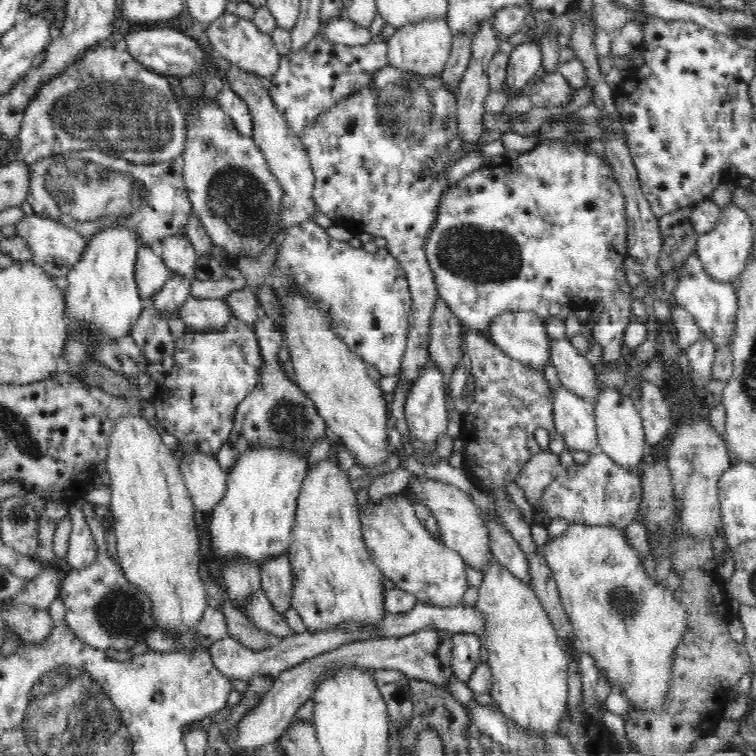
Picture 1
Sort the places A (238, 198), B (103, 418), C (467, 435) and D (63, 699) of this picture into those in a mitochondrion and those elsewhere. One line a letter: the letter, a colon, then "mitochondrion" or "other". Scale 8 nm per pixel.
A: mitochondrion
B: other
C: other
D: mitochondrion

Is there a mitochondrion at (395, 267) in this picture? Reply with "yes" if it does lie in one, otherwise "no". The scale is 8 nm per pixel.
no

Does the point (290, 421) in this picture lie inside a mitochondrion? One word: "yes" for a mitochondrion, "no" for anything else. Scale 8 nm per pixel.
yes

